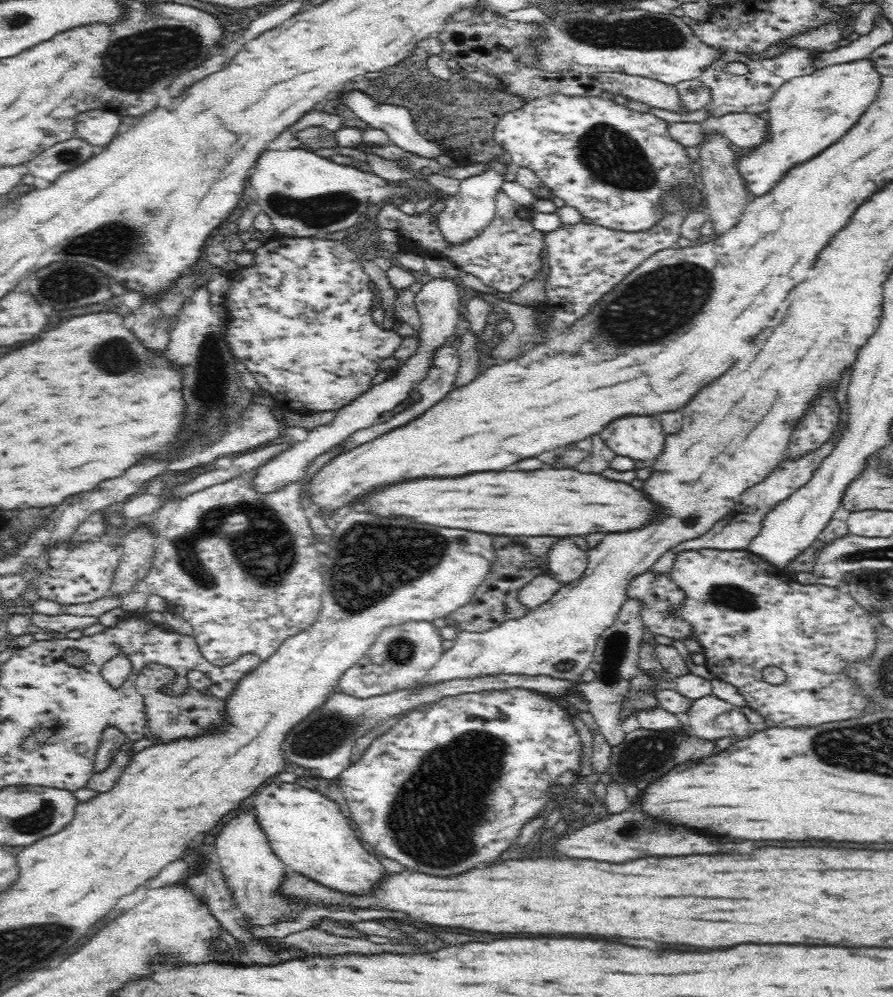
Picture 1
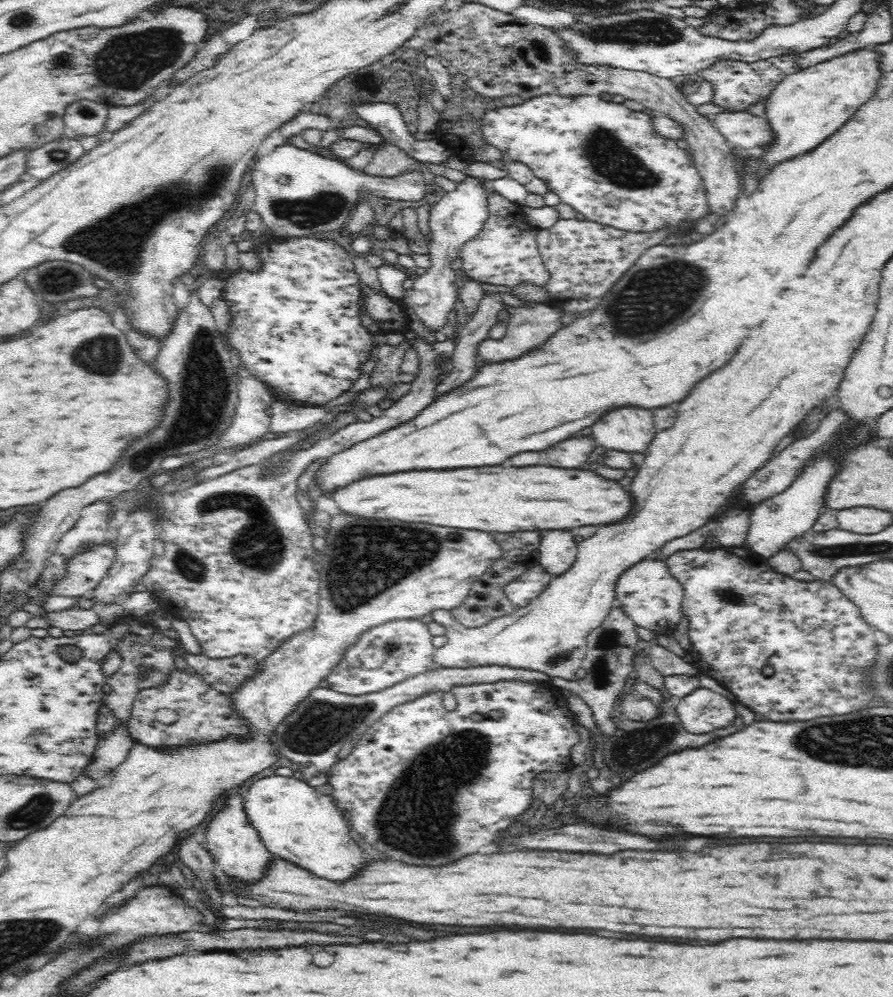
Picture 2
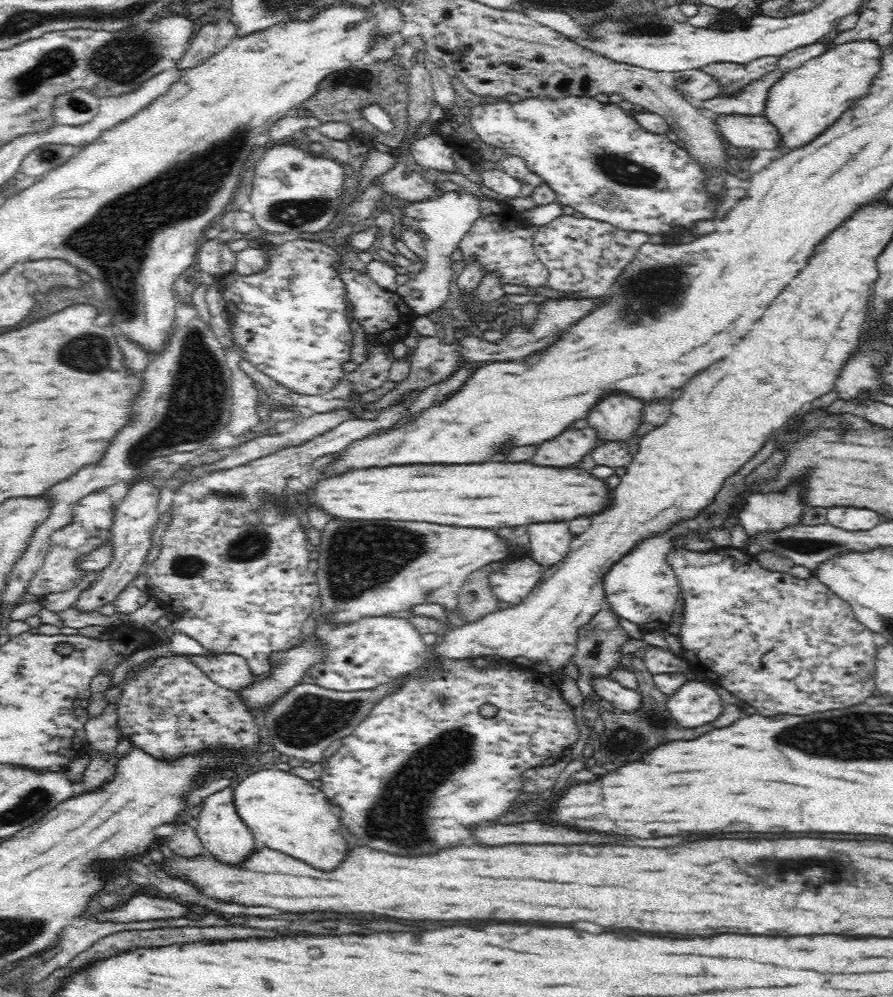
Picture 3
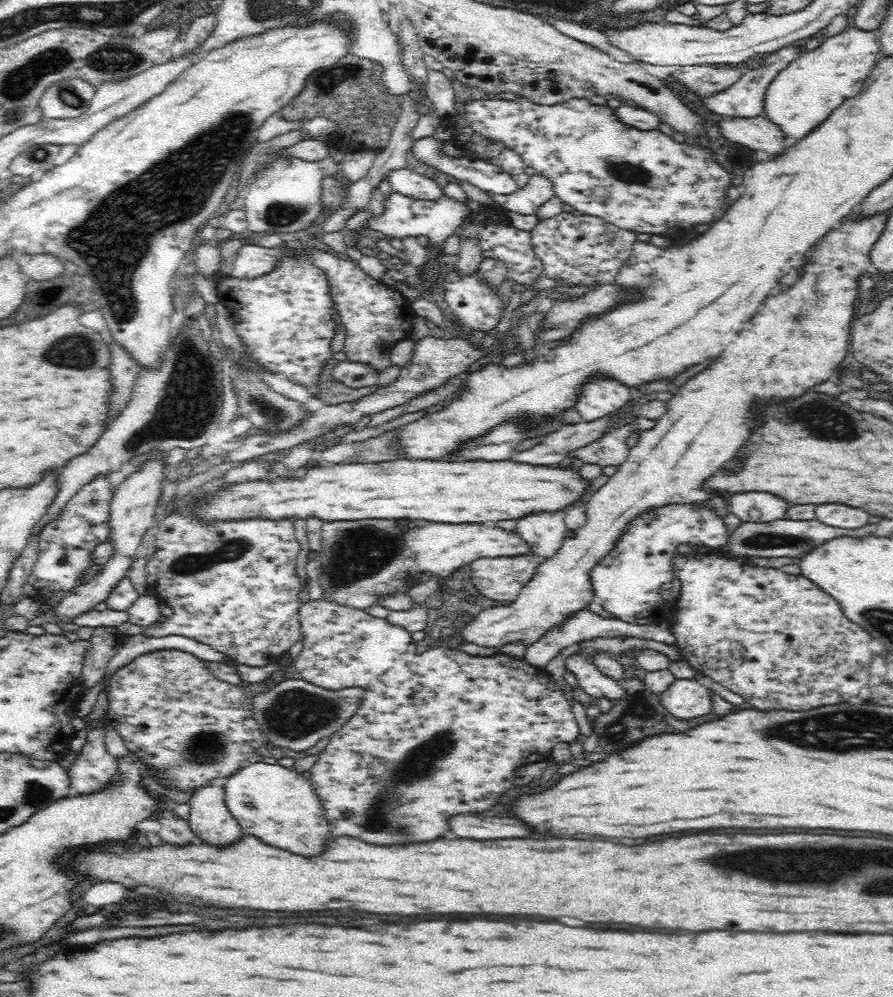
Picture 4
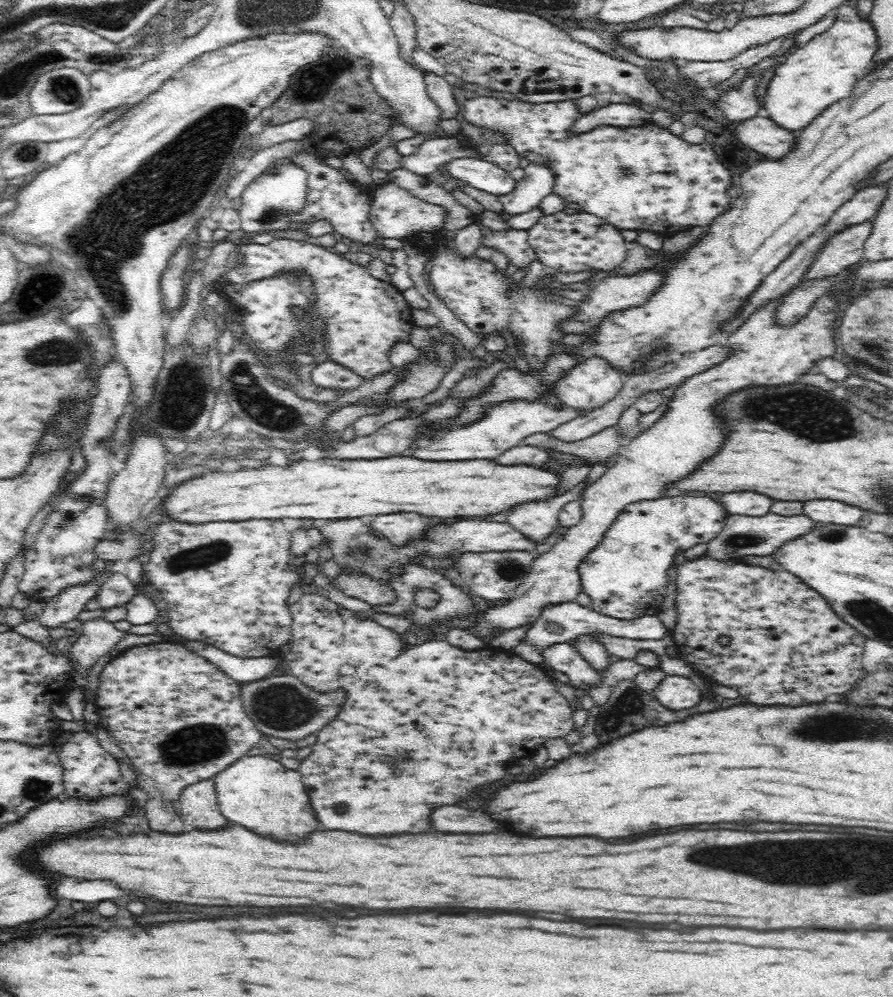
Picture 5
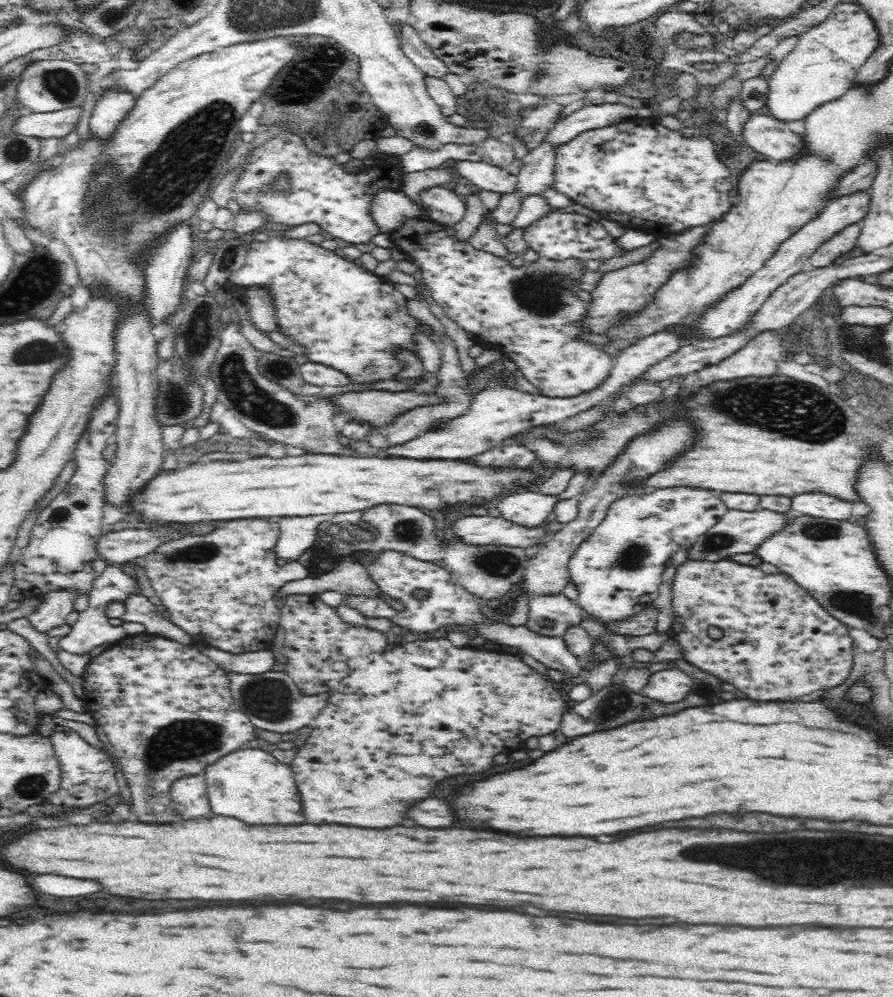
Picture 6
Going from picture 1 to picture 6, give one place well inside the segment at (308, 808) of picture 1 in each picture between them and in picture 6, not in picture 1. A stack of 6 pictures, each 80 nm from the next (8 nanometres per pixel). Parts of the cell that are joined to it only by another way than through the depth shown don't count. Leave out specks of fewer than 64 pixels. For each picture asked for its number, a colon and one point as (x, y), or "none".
2: (294, 821)
3: (285, 812)
4: (278, 805)
5: (259, 792)
6: (248, 783)

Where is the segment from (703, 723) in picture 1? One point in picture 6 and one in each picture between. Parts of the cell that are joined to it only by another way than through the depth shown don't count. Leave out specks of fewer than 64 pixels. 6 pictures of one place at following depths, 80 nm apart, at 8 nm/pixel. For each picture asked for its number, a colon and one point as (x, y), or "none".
2: (702, 710)
3: (694, 703)
4: (684, 698)
5: (675, 692)
6: (669, 684)

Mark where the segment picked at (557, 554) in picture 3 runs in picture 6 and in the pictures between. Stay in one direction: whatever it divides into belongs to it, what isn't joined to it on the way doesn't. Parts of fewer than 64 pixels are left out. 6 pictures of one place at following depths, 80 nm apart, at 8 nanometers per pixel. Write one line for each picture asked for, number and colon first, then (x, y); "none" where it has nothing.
4: (544, 531)
5: (538, 518)
6: (524, 507)

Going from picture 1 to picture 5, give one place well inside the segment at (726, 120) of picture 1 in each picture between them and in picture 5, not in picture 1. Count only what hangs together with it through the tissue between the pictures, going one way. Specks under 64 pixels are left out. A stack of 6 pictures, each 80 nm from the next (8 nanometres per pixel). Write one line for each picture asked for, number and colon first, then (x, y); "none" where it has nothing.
2: (742, 130)
3: (747, 132)
4: (760, 133)
5: (764, 135)

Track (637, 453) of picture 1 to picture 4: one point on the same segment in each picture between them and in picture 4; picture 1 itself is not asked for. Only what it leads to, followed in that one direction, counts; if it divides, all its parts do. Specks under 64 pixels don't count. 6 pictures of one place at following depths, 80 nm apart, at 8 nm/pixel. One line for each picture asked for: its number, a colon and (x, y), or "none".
2: (627, 427)
3: (616, 415)
4: (597, 395)

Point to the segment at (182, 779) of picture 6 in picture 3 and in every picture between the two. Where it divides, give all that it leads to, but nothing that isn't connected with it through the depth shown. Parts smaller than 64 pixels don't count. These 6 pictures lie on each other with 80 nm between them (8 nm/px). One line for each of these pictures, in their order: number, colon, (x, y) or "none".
3: (220, 829)
4: (205, 812)
5: (197, 803)

